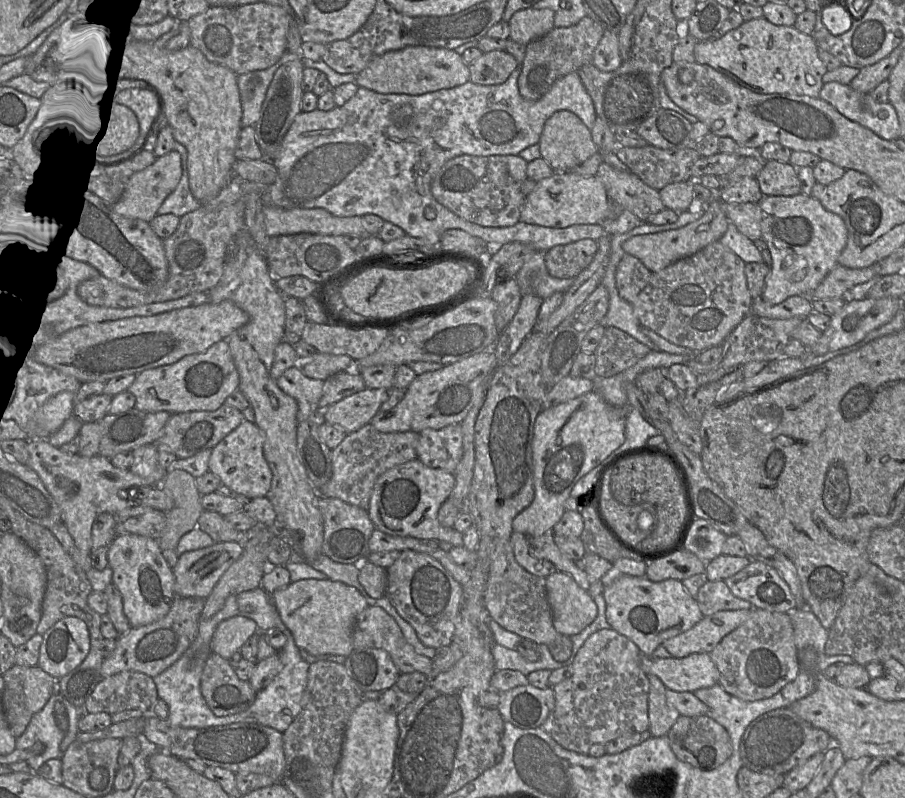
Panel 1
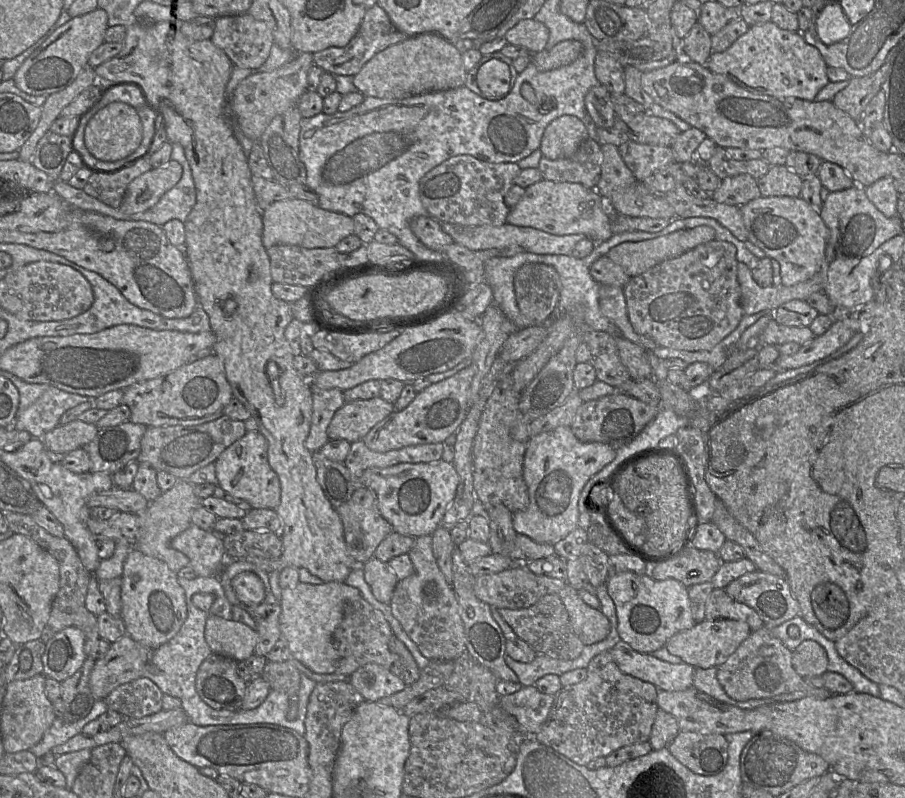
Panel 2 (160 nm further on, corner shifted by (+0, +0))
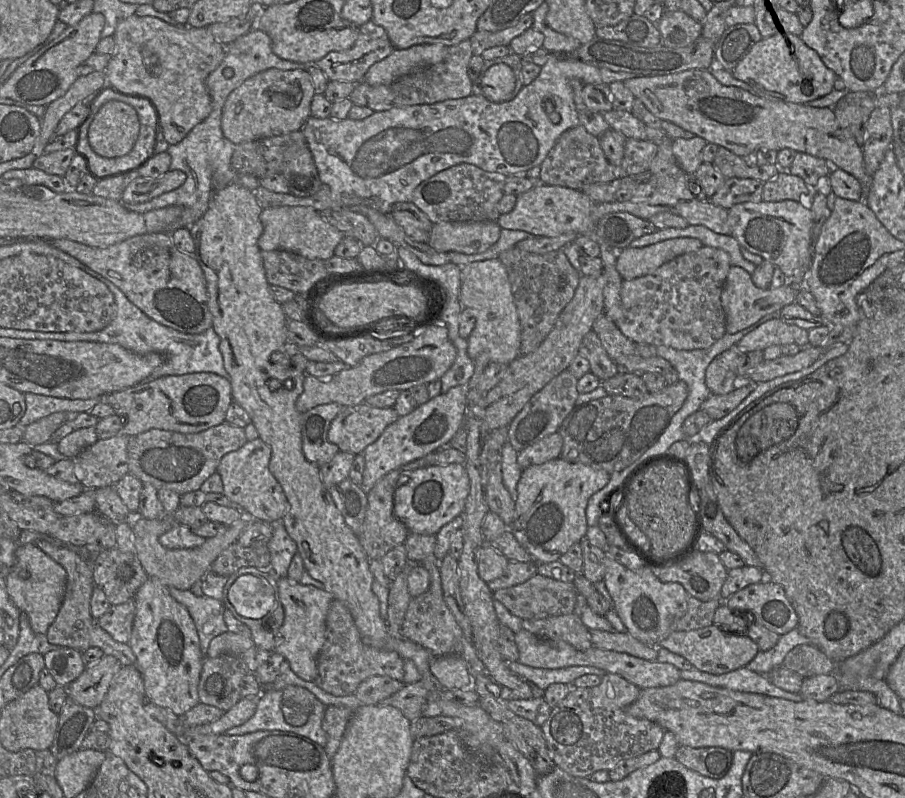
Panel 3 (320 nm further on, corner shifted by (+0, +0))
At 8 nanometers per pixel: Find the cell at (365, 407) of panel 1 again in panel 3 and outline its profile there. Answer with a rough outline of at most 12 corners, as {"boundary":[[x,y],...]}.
{"boundary":[[345,406],[327,438],[361,454],[399,417],[393,407]]}

